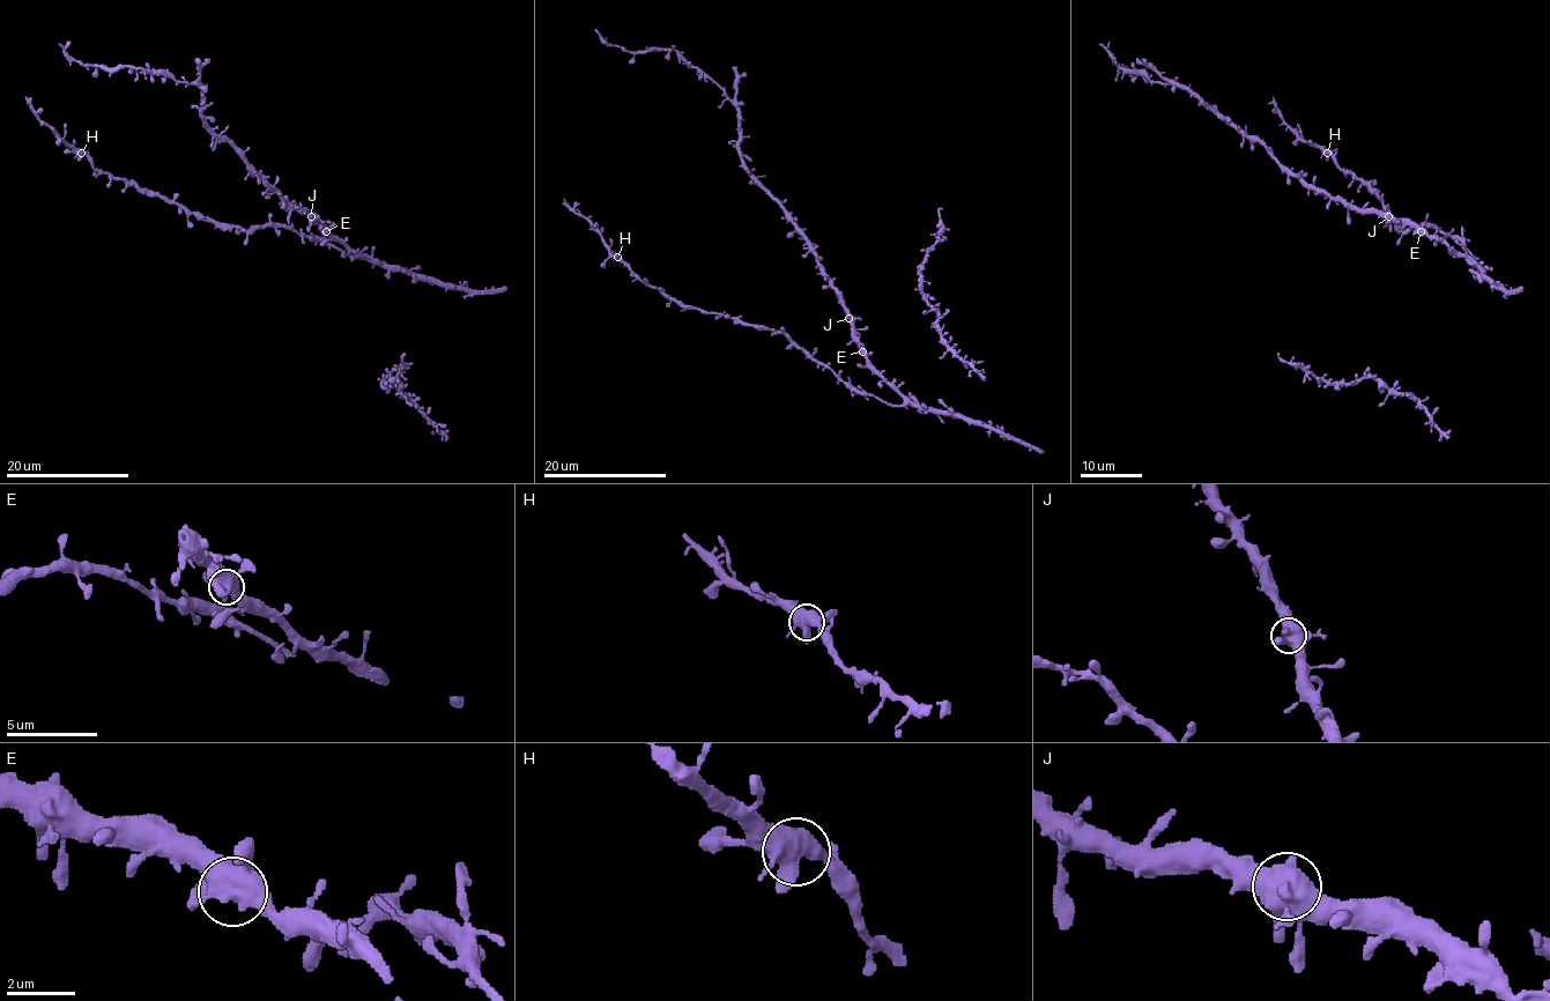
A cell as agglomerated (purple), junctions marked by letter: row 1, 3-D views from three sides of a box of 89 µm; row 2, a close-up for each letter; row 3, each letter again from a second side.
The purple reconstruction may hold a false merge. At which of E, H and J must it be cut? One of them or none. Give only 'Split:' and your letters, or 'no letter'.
Split: no letter

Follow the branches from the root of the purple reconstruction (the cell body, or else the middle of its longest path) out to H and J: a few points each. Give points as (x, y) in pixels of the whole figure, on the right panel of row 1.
H: (1433, 238), (1475, 258), (1459, 241), (1434, 227), (1404, 230), (1377, 194), (1327, 153)
J: (1433, 238), (1388, 216)

